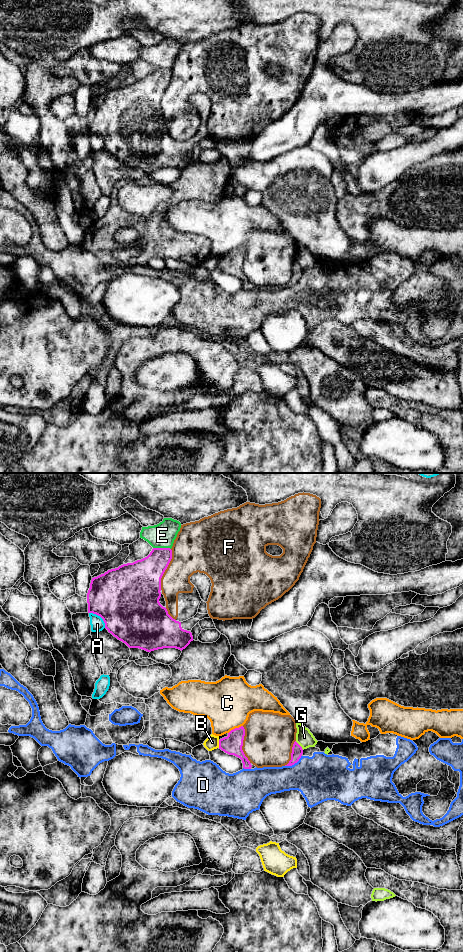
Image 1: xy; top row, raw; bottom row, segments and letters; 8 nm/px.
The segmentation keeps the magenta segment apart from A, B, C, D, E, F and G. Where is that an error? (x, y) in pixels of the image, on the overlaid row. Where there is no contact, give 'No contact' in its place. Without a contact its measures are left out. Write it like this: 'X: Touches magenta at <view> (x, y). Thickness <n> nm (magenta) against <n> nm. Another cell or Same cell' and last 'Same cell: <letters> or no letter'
A: Touches magenta at xy (100, 616). Thickness 500 nm (magenta) against 110 nm. Another cell
B: Touches magenta at xy (219, 744). Thickness 160 nm (magenta) against 110 nm. Another cell
C: Touches magenta at xy (235, 728). Thickness 160 nm (magenta) against 400 nm. Another cell
D: Touches magenta at xy (294, 763). Thickness 90 nm (magenta) against 380 nm. Another cell
E: Touches magenta at xy (162, 548). Thickness 260 nm (magenta) against 200 nm. Another cell
F: Touches magenta at xy (166, 568). Thickness 360 nm (magenta) against 340 nm. Another cell
G: Touches magenta at xy (299, 745). Thickness 90 nm (magenta) against 140 nm. Another cell
Same cell: no letter

